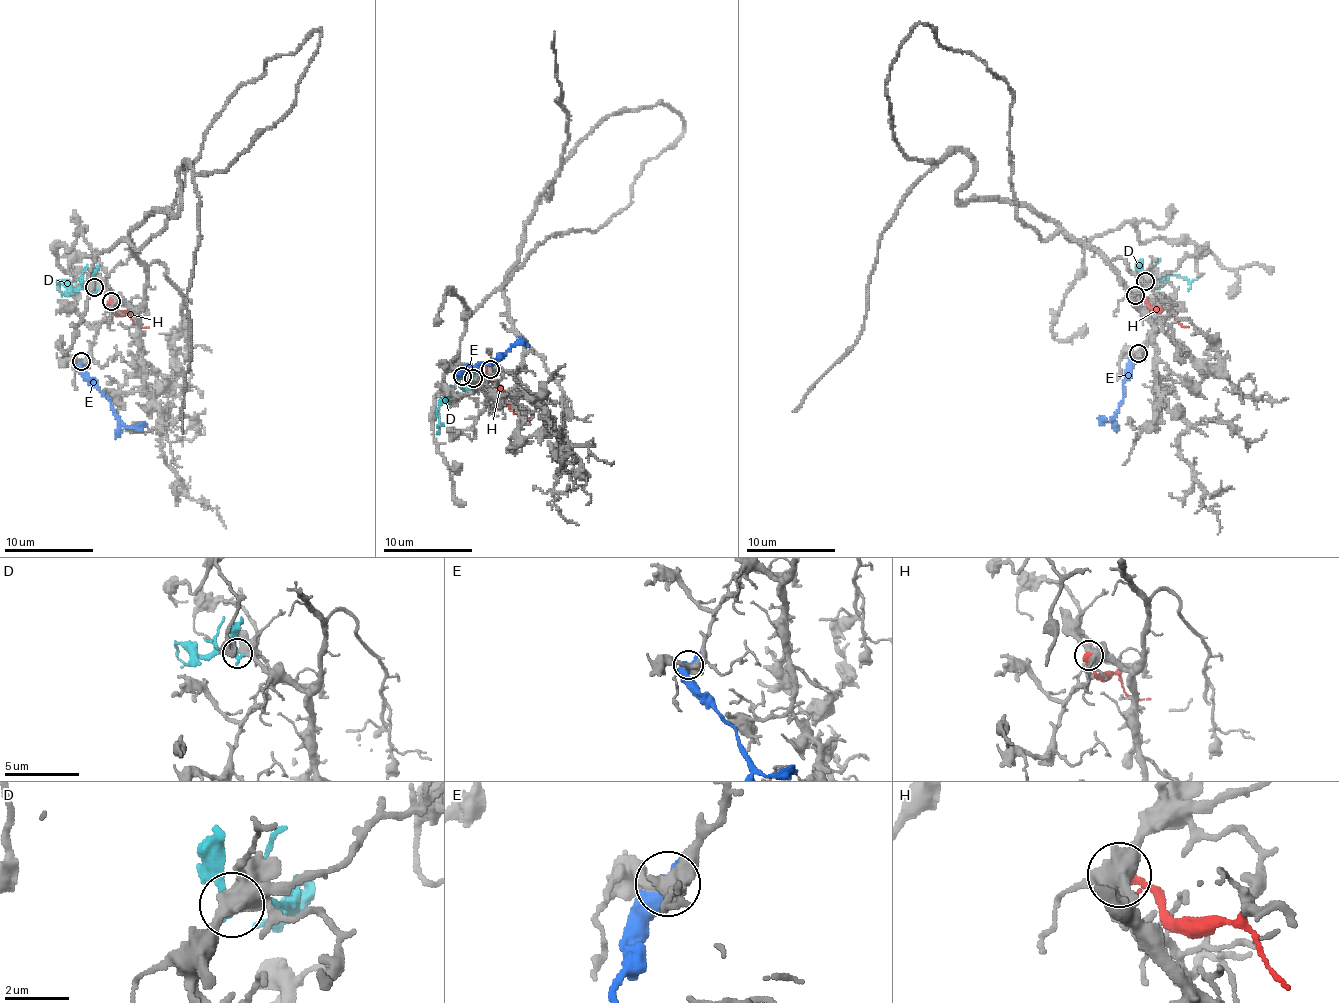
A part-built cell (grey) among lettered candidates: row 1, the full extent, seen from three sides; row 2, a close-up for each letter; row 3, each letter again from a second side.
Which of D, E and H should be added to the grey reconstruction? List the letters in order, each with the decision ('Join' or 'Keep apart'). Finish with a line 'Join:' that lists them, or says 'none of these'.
D: Join
E: Keep apart
H: Keep apart
Join: D

